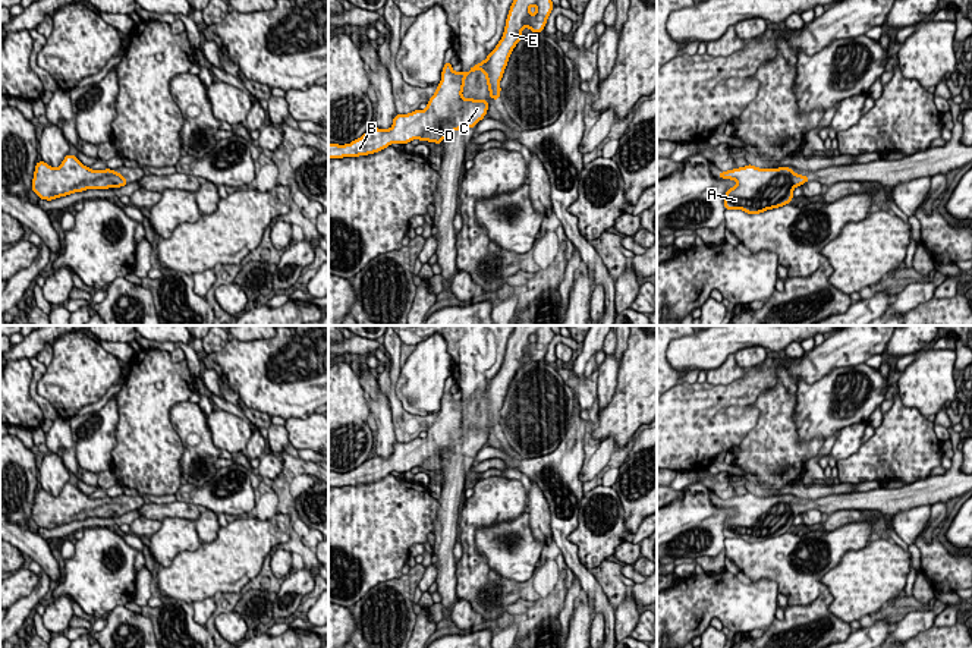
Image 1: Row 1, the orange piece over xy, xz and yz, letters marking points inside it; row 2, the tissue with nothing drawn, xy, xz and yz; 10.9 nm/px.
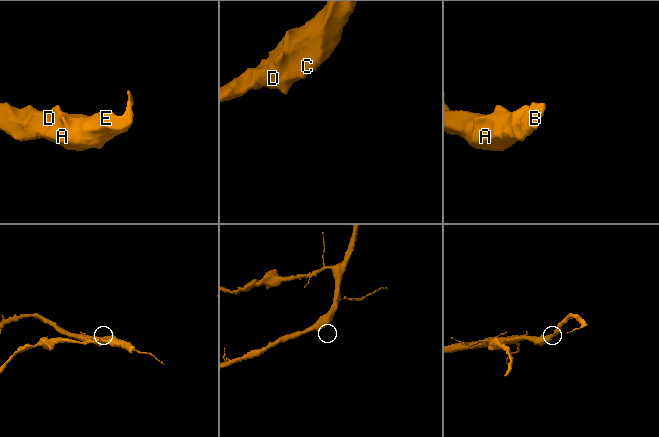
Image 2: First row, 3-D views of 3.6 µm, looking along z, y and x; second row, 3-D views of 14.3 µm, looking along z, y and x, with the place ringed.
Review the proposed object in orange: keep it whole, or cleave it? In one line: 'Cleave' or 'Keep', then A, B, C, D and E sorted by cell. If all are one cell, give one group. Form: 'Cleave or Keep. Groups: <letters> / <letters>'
Keep. Groups: A B C D E

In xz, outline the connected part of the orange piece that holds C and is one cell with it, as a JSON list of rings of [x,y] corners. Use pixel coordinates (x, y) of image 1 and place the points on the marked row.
[[[513,0],[503,37],[484,62],[472,66],[469,72],[454,72],[450,60],[446,60],[441,81],[425,110],[396,114],[390,129],[369,129],[350,144],[328,142],[328,158],[369,155],[383,151],[393,142],[403,145],[412,139],[441,144],[450,132],[462,128],[474,129],[485,117],[488,100],[462,95],[466,76],[475,70],[484,72],[490,98],[498,101],[500,81],[513,48],[523,38],[522,29],[528,26],[531,32],[542,32],[553,9],[551,0]]]

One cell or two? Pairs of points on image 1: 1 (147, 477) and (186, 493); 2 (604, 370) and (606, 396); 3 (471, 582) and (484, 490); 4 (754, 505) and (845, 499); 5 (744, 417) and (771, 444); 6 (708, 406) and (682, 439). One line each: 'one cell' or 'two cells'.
1: two cells
2: one cell
3: one cell
4: one cell
5: two cells
6: one cell

